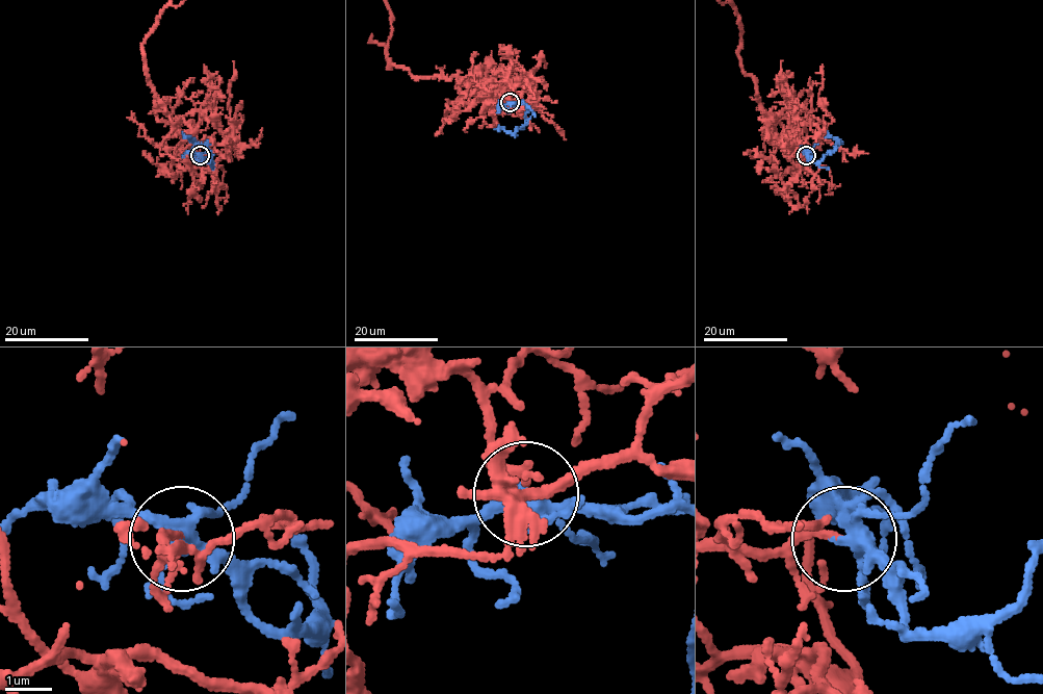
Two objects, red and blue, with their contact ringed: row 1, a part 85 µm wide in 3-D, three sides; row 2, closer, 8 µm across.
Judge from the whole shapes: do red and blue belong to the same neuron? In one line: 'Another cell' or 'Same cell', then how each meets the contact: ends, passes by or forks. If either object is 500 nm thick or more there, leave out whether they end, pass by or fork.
Same cell. At the ring red ends. At the ring blue forks

